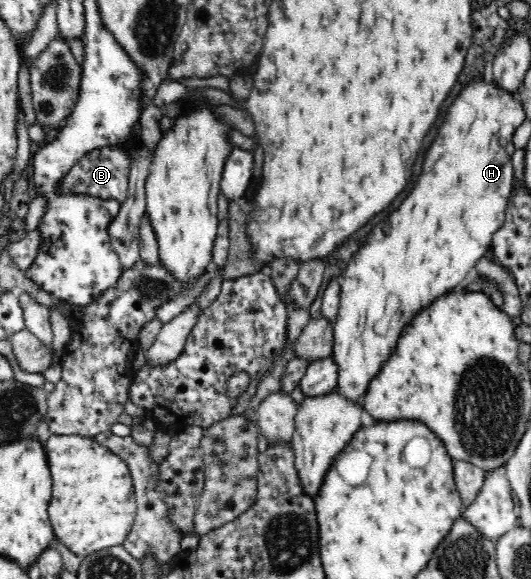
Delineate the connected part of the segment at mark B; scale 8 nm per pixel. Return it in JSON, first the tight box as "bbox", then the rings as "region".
{"bbox":[62,147,131,205],"region":[[[121,147],[95,148],[82,155],[62,178],[64,193],[81,193],[102,200],[114,199],[119,205],[125,205],[129,198],[129,172],[131,154]]]}

